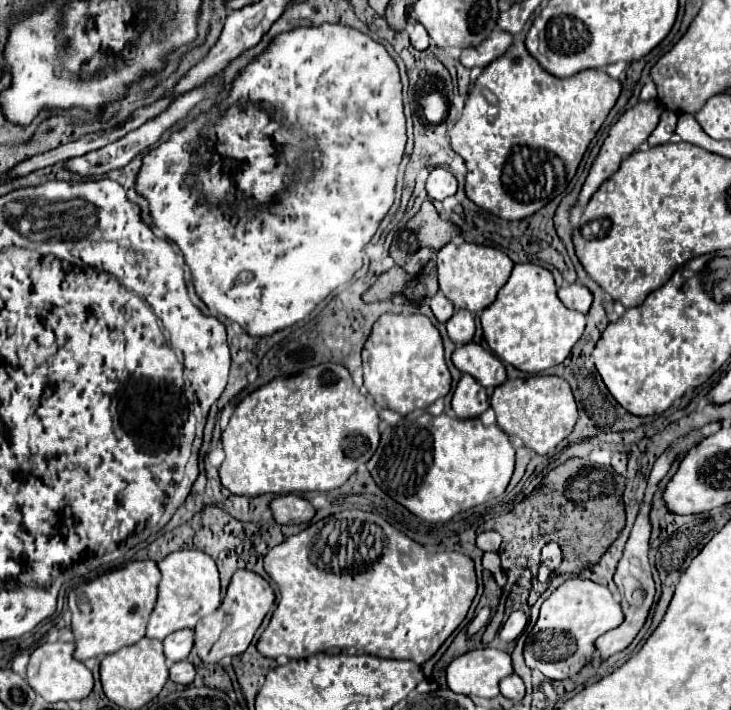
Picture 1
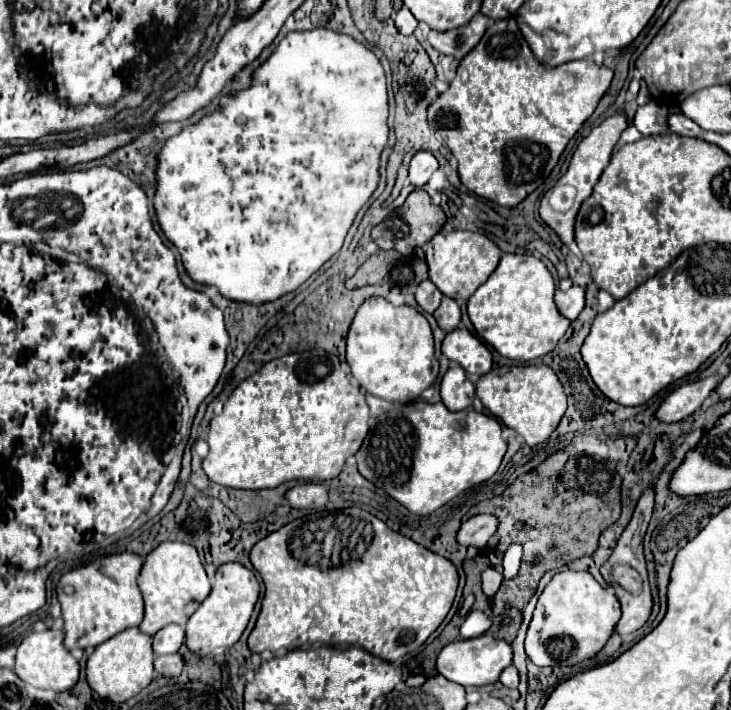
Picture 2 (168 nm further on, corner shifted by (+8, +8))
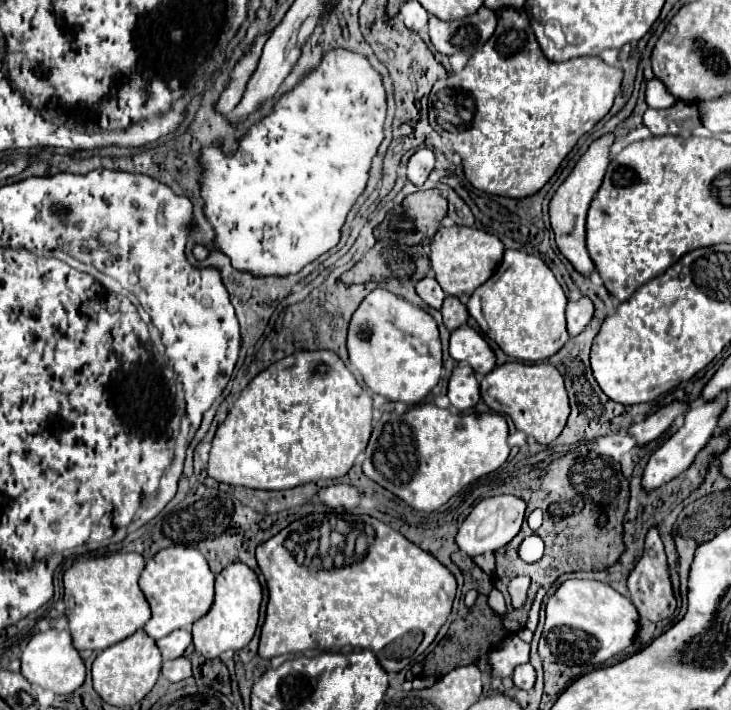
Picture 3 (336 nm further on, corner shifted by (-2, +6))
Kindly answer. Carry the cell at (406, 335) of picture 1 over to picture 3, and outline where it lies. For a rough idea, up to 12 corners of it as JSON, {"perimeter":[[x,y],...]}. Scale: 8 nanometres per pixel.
{"perimeter":[[371,291],[347,335],[351,365],[389,401],[441,379],[435,319]]}

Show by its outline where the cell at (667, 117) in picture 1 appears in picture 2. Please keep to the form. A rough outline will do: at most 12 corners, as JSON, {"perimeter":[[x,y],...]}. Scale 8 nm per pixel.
{"perimeter":[[641,105],[633,125],[643,135],[667,133],[667,105]]}

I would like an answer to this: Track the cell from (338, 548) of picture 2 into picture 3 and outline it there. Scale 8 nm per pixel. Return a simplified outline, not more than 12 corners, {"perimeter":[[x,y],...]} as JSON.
{"perimeter":[[369,515],[257,547],[263,659],[353,645],[401,671],[455,575]]}

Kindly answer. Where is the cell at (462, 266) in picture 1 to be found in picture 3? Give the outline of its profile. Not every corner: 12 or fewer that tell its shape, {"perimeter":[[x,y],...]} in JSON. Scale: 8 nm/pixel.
{"perimeter":[[441,227],[431,269],[447,295],[469,299],[505,247],[485,231]]}

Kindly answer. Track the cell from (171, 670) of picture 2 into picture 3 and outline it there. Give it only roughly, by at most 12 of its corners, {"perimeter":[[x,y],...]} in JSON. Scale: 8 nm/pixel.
{"perimeter":[[187,657],[165,661],[161,675],[167,681],[181,681],[191,675]]}

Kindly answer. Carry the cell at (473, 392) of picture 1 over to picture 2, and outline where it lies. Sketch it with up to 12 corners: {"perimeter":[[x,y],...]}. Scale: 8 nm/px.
{"perimeter":[[459,365],[441,381],[441,401],[449,411],[471,407],[475,385]]}

